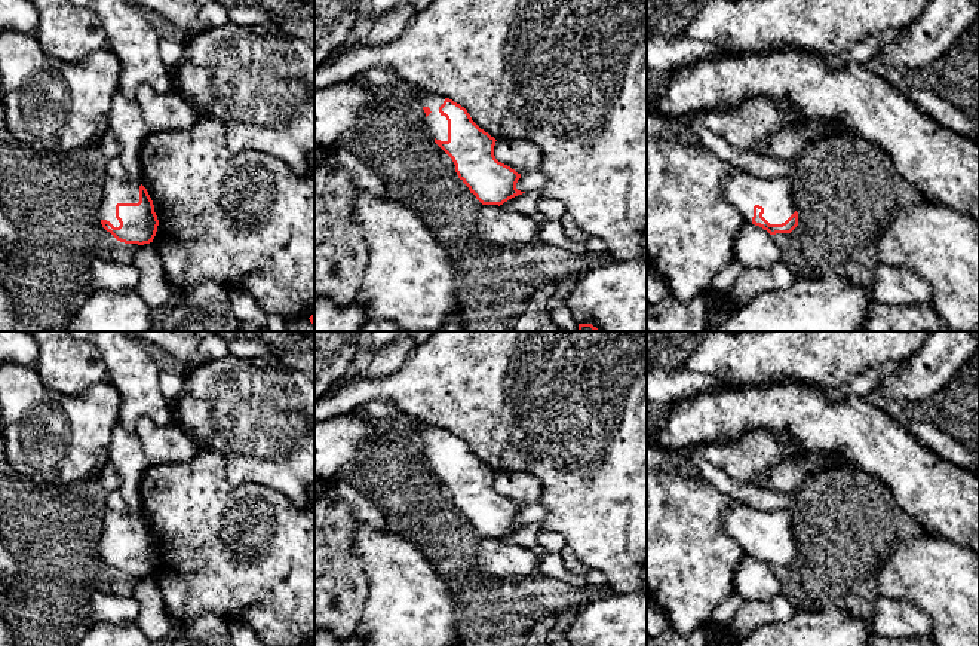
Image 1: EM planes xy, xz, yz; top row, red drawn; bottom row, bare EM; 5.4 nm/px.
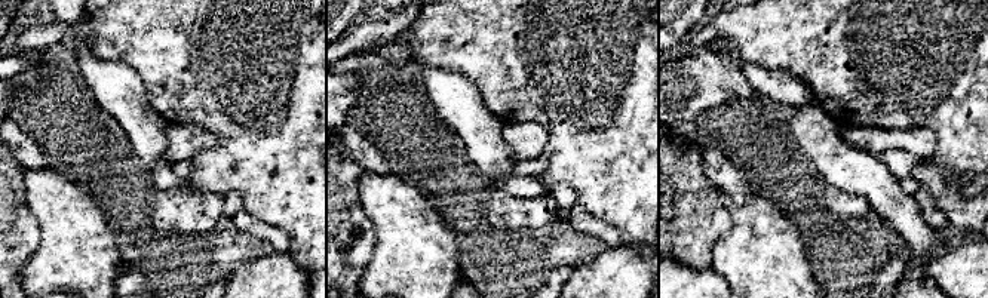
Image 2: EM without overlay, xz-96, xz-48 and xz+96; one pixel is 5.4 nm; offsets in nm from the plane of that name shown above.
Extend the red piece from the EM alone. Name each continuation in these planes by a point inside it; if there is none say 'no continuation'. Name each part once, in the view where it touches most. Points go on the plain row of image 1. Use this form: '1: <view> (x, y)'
1: xy (116, 524)

